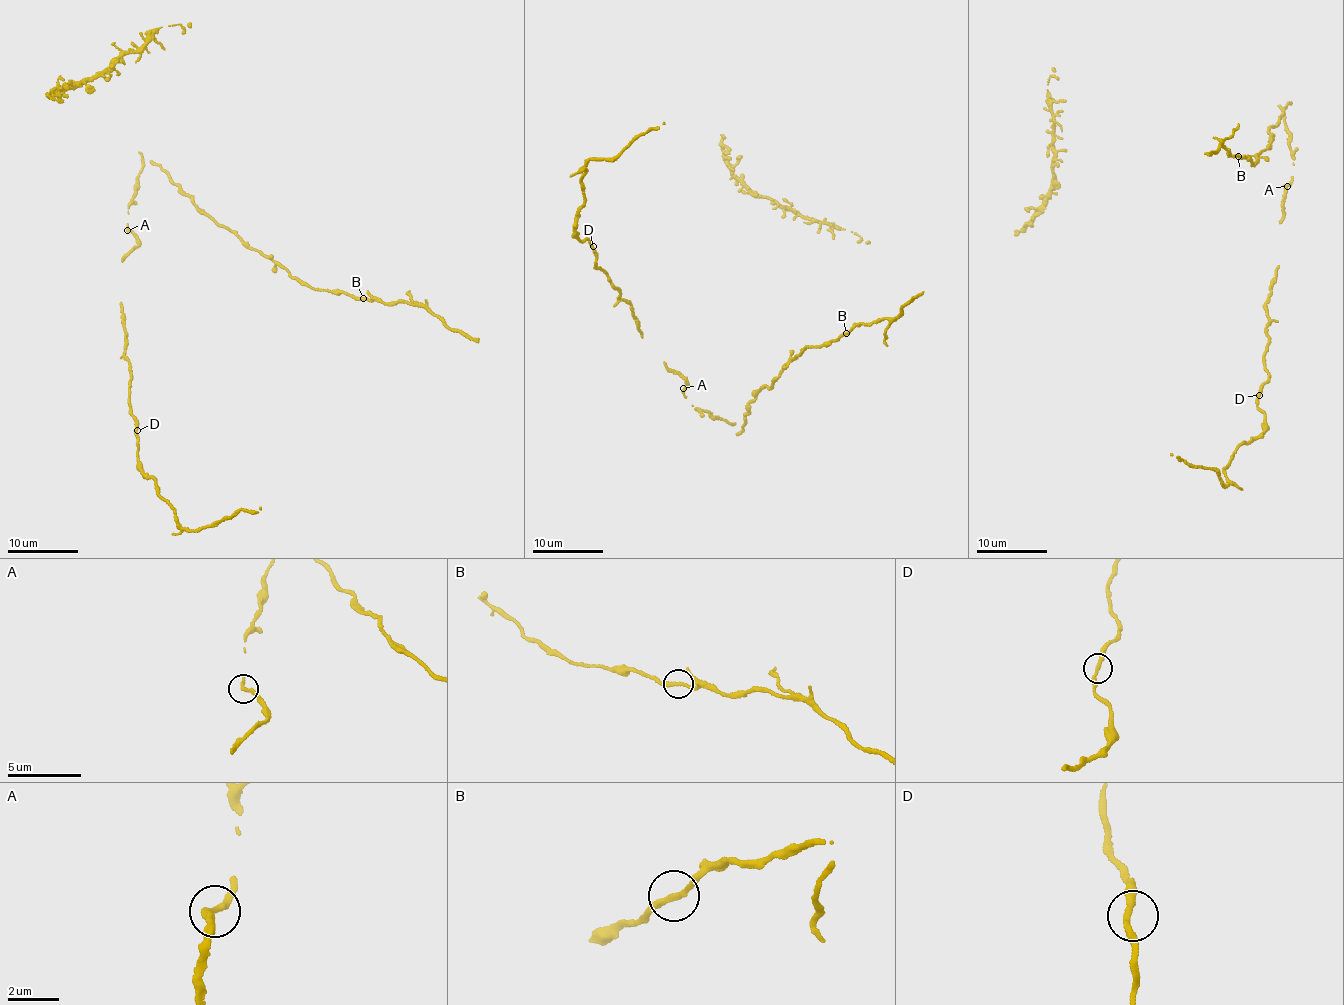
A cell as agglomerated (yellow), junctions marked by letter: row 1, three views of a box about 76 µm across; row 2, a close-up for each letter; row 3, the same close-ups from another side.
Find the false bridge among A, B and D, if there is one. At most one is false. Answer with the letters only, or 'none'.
none

